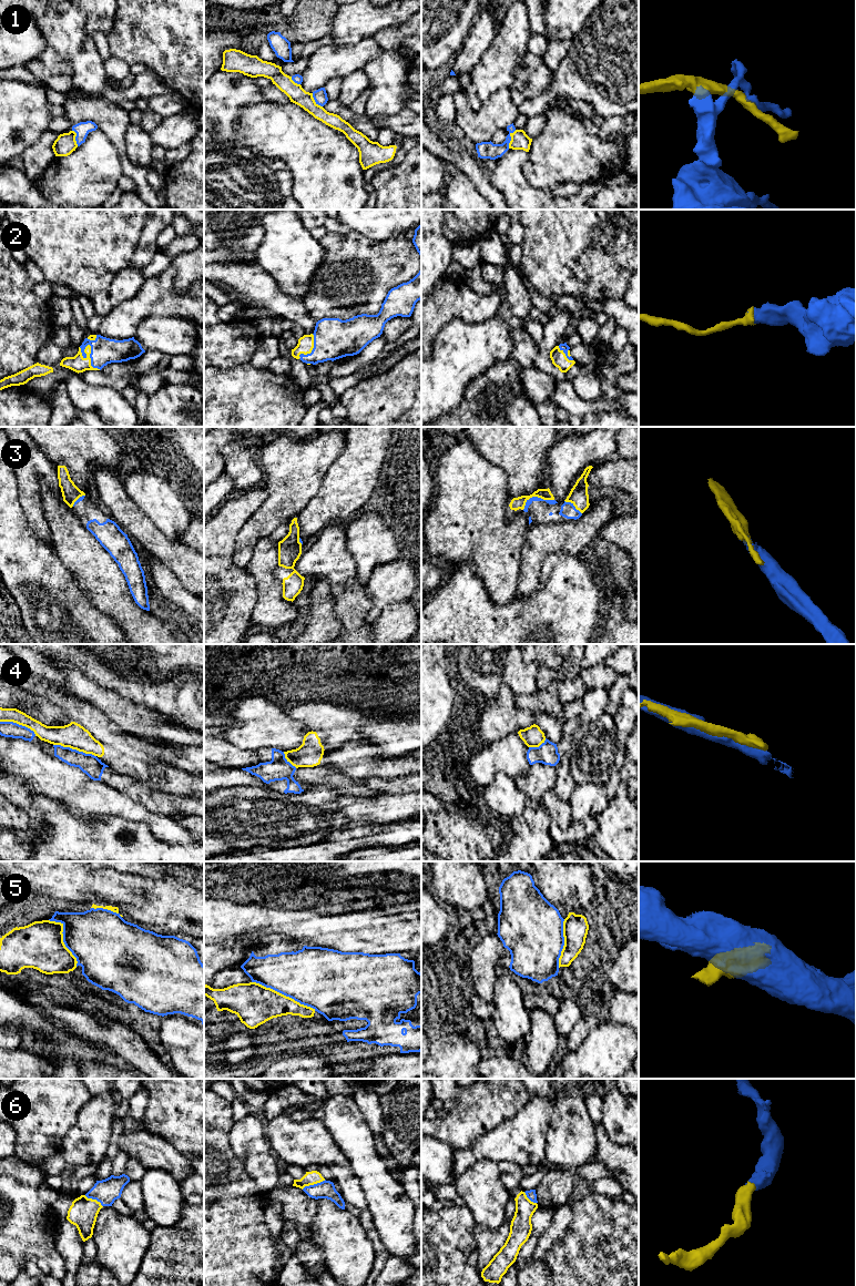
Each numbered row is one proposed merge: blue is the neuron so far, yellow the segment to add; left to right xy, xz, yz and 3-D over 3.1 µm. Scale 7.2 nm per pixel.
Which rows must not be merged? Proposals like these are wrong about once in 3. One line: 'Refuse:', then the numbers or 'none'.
Refuse: 1, 4, 5

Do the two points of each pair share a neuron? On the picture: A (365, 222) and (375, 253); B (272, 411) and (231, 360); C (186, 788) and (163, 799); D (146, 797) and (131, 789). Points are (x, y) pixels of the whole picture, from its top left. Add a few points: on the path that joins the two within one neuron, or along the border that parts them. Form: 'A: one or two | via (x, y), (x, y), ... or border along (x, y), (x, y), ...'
A: two | border along (347, 227), (374, 240), (386, 240), (396, 235)
B: two | border along (250, 361), (233, 368), (215, 367)
C: two | border along (148, 785), (170, 793), (173, 796)
D: one | via (143, 794), (134, 789)

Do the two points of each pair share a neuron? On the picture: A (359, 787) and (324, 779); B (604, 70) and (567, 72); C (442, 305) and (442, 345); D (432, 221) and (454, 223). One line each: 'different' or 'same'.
A: same
B: same
C: different
D: different

